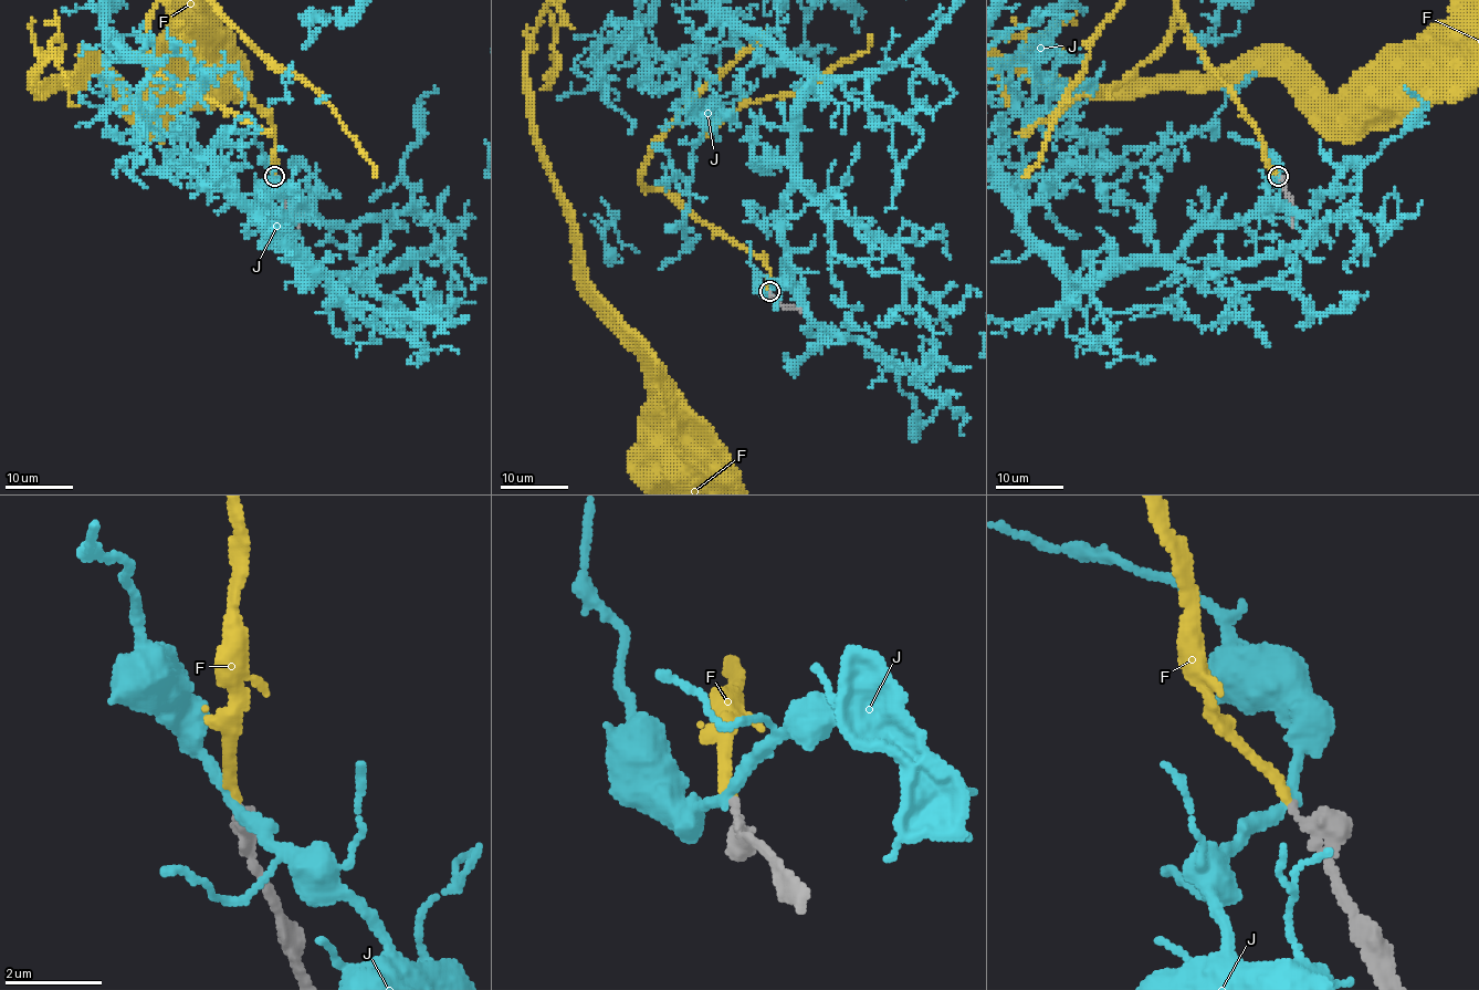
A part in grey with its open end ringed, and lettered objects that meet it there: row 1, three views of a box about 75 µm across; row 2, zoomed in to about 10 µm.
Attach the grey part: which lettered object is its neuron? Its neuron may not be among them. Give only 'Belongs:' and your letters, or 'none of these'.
Belongs: F

